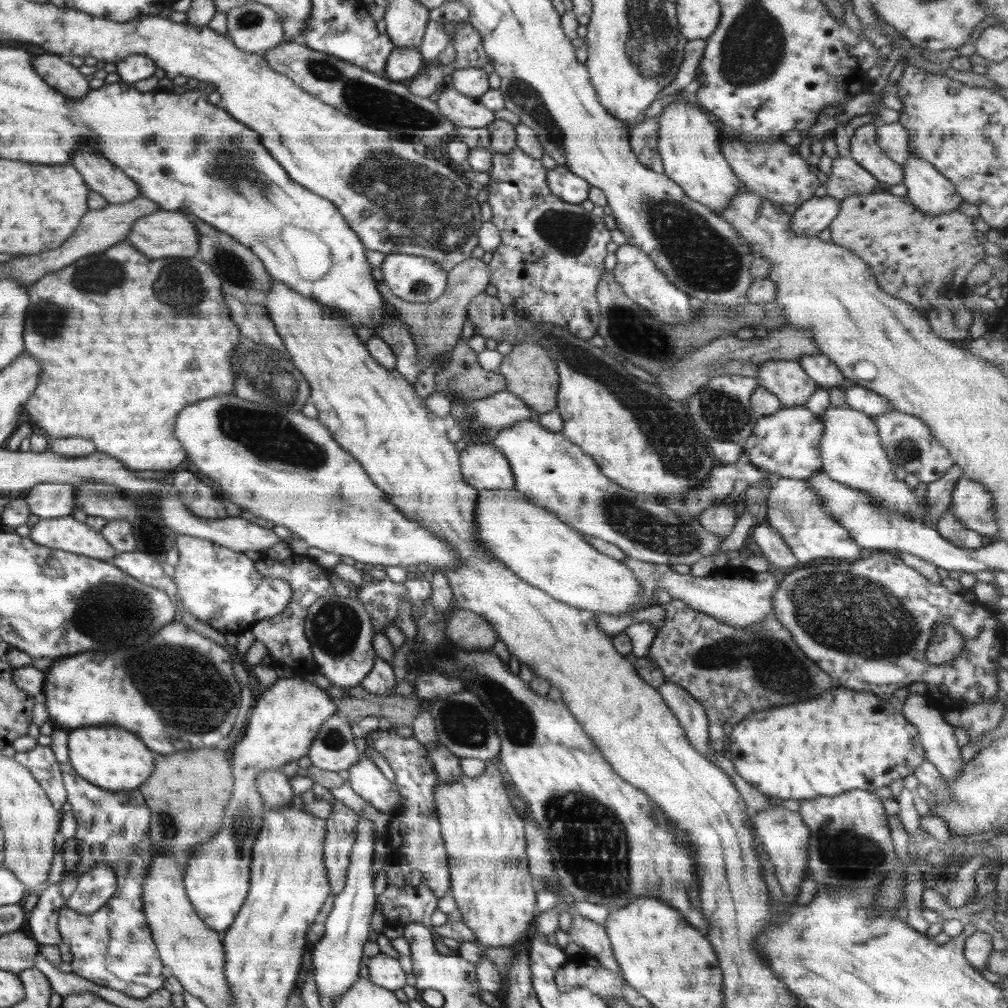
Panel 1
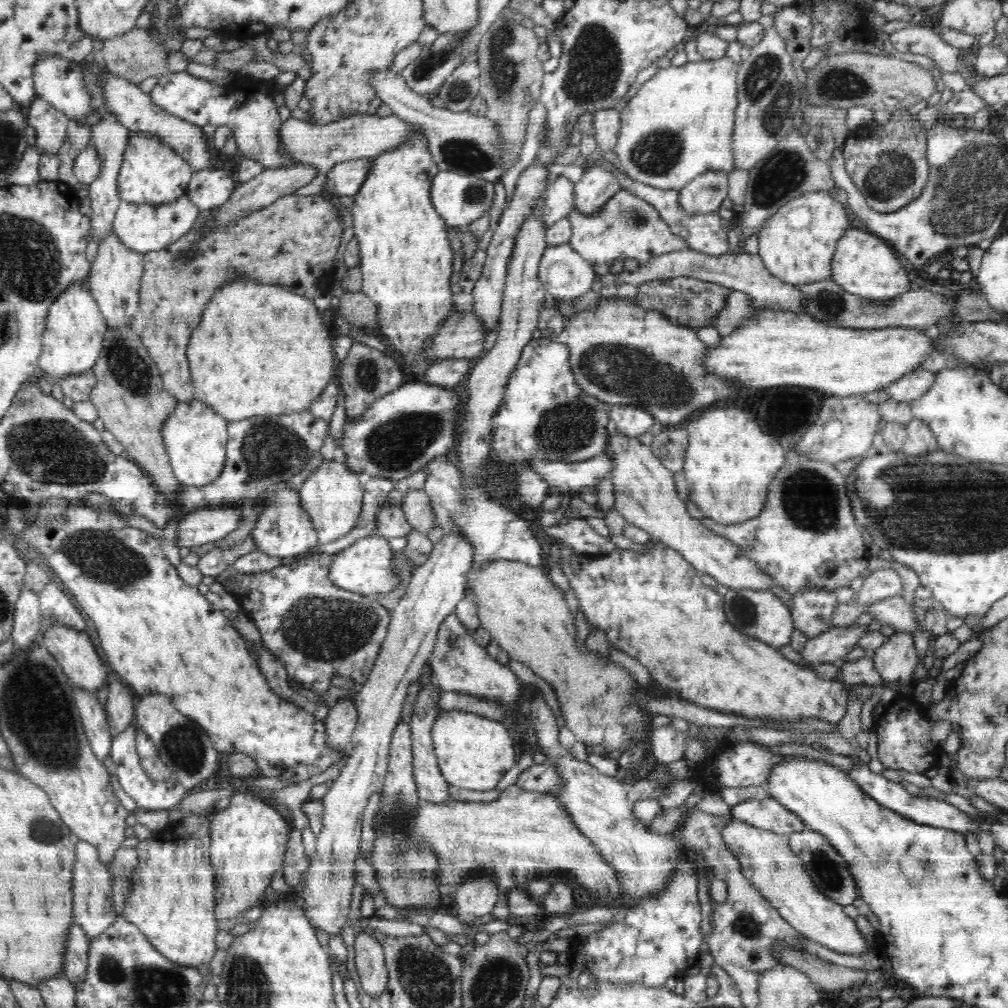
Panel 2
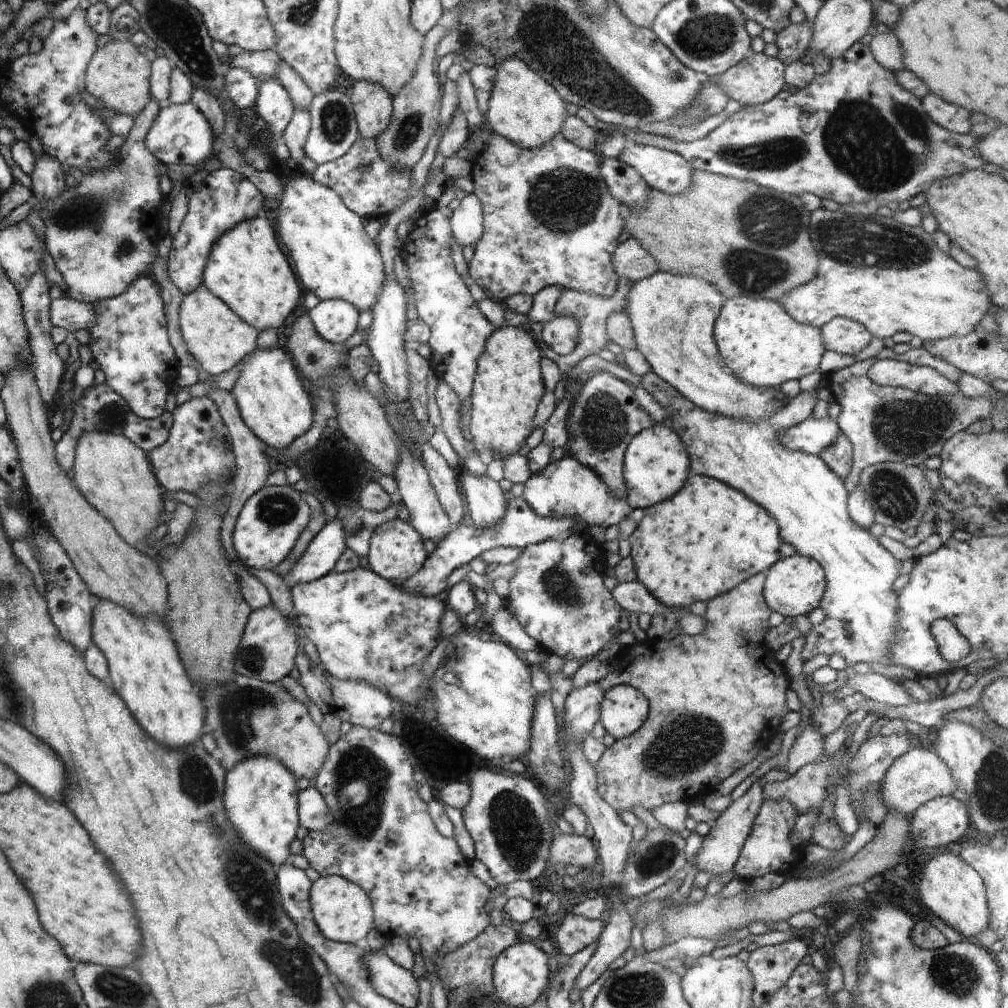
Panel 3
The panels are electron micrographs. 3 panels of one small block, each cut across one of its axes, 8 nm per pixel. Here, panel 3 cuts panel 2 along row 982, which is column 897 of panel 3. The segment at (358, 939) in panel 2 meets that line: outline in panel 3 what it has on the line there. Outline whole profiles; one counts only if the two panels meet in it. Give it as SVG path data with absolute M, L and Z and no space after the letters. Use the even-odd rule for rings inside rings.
M897 358L877 360L867 373L877 385L910 389L930 396L946 397L959 390L956 383L946 379L936 369L911 365Z

